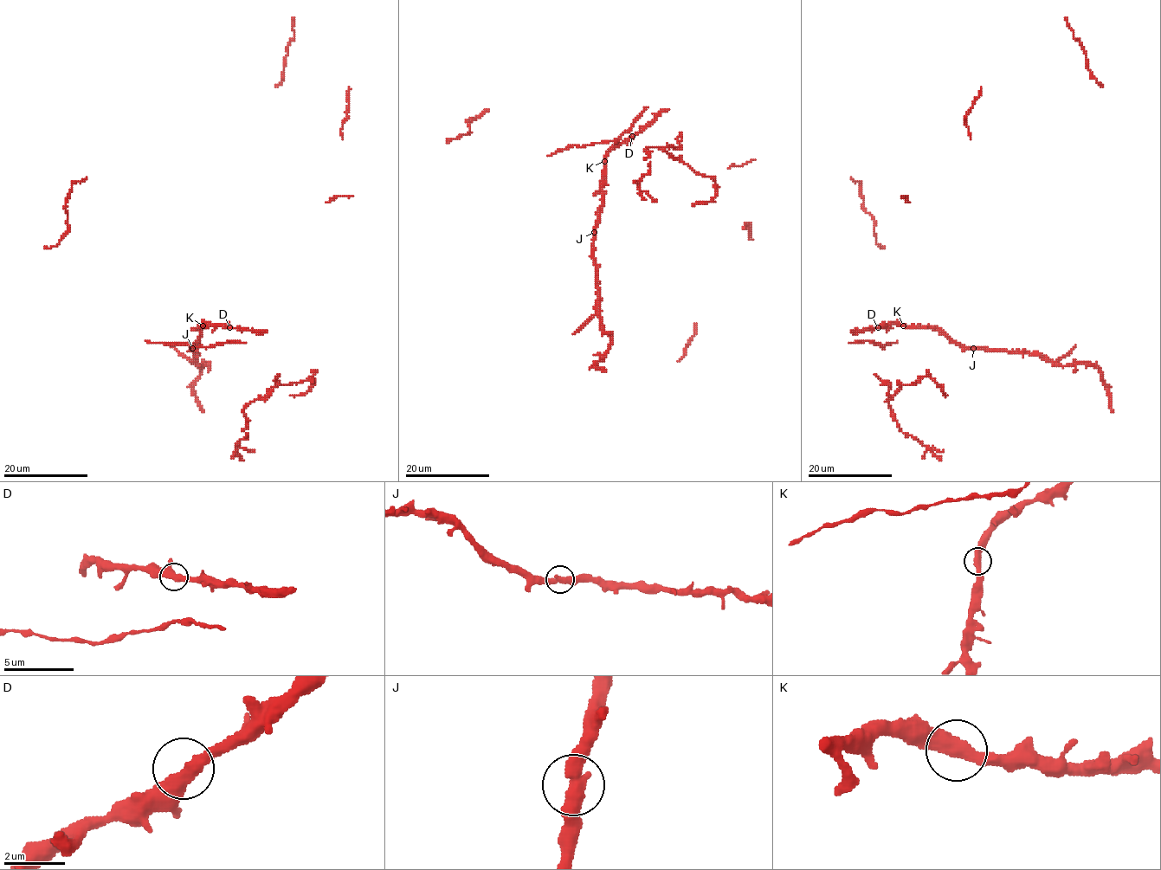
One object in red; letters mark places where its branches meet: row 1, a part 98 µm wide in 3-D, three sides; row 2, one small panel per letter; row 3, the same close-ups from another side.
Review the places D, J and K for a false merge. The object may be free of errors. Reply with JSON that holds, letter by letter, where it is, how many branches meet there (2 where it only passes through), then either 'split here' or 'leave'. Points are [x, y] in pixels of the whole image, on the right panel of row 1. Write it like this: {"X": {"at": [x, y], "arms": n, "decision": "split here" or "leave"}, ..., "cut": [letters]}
{"D": {"at": [878, 327], "arms": 2, "decision": "leave"}, "J": {"at": [973, 348], "arms": 2, "decision": "leave"}, "K": {"at": [903, 325], "arms": 2, "decision": "leave"}, "cut": []}

